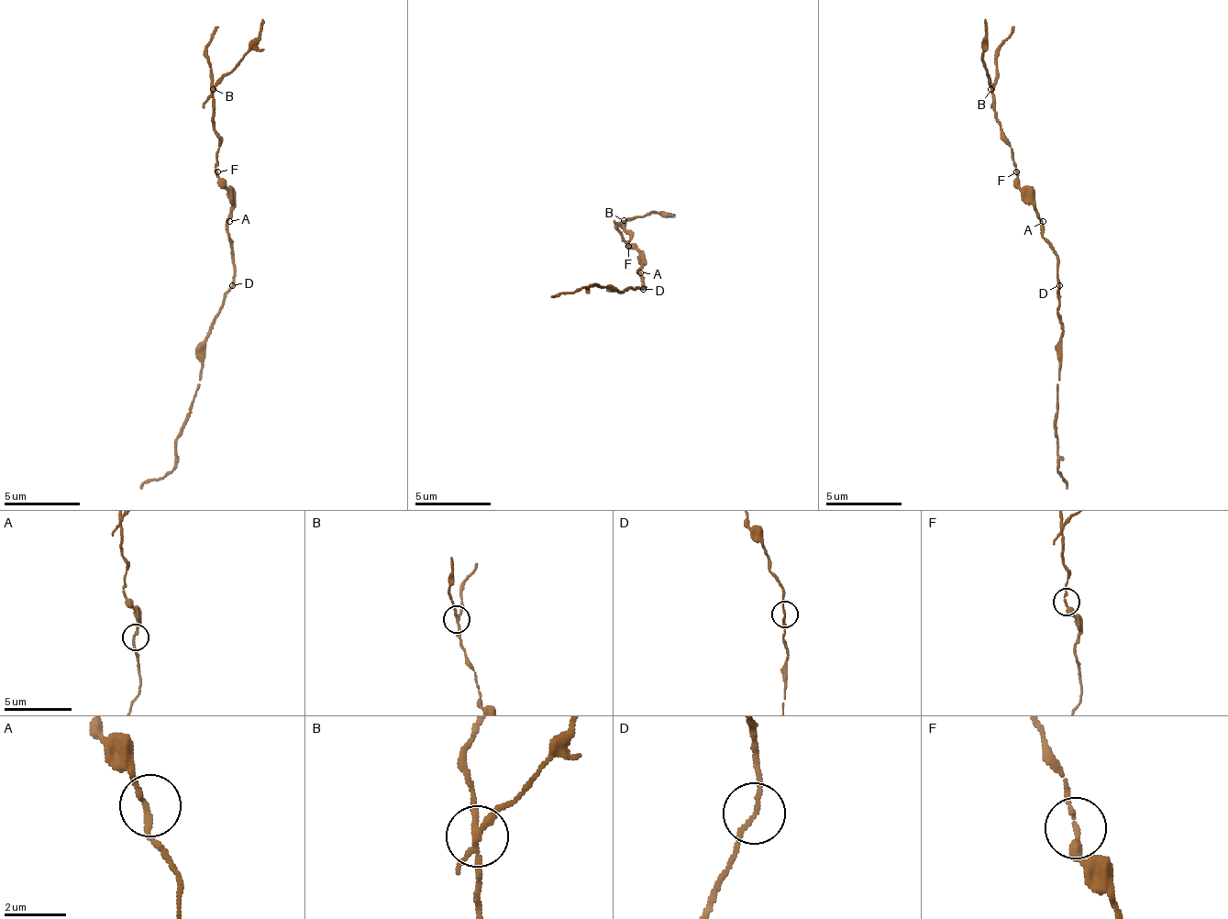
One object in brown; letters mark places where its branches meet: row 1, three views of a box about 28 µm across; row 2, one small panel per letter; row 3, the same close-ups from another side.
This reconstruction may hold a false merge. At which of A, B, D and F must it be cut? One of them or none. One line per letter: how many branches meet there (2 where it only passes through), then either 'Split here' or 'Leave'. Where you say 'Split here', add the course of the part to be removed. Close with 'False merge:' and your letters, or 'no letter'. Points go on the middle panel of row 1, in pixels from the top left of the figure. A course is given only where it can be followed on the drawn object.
A: Branches: 2. Leave
B: Branches: 4. Split here. Course of the part to remove: (625, 219), (658, 212), (674, 215)
D: Branches: 2. Leave
F: Branches: 2. Leave
False merge: B

